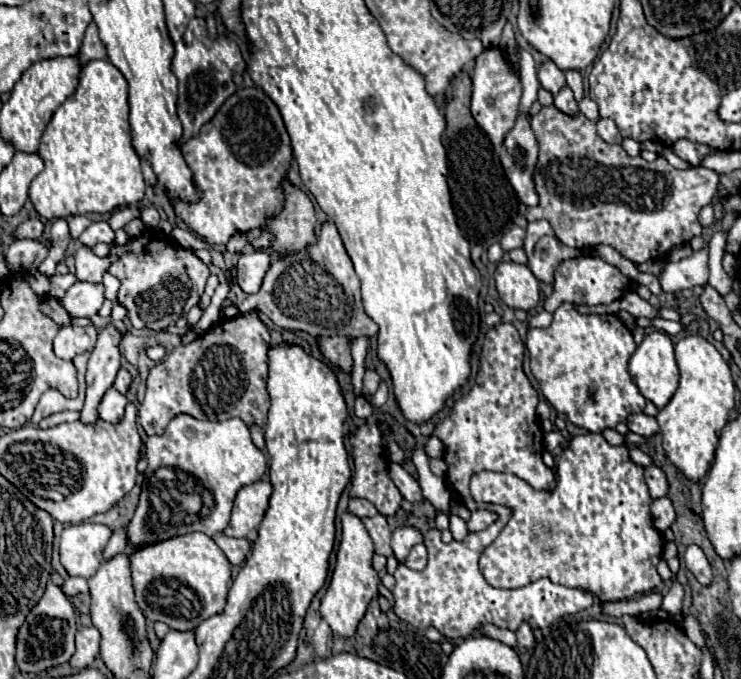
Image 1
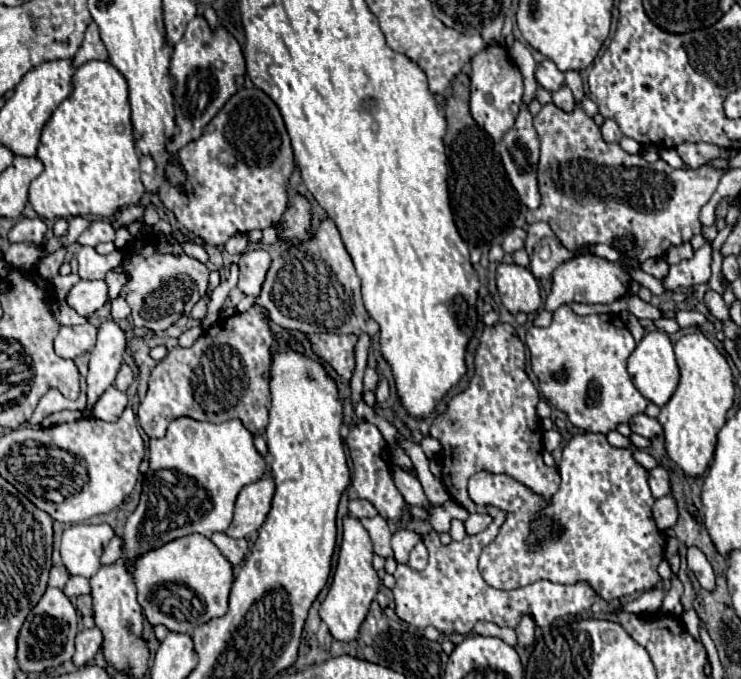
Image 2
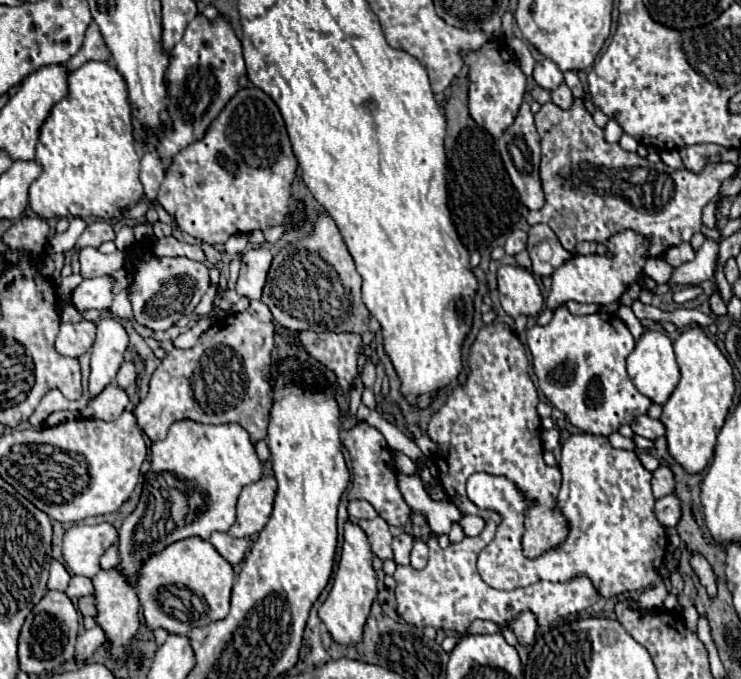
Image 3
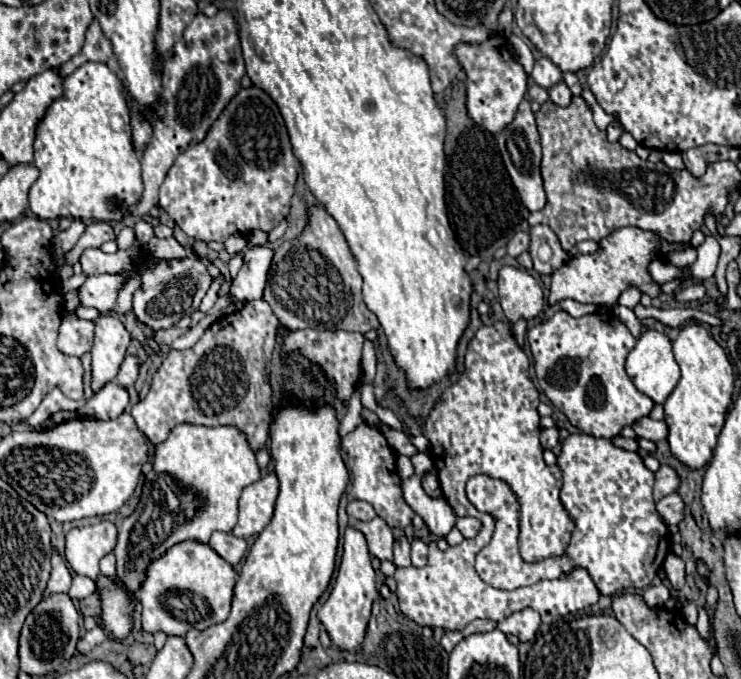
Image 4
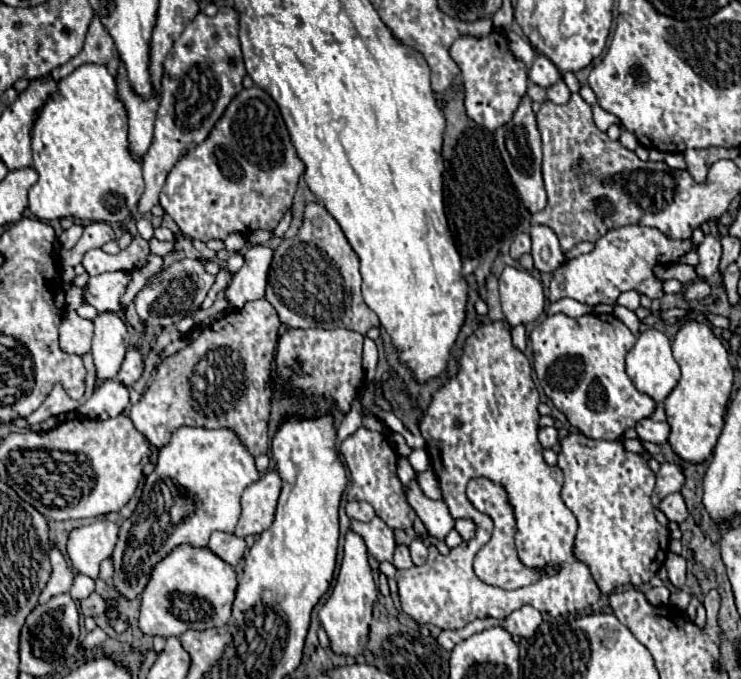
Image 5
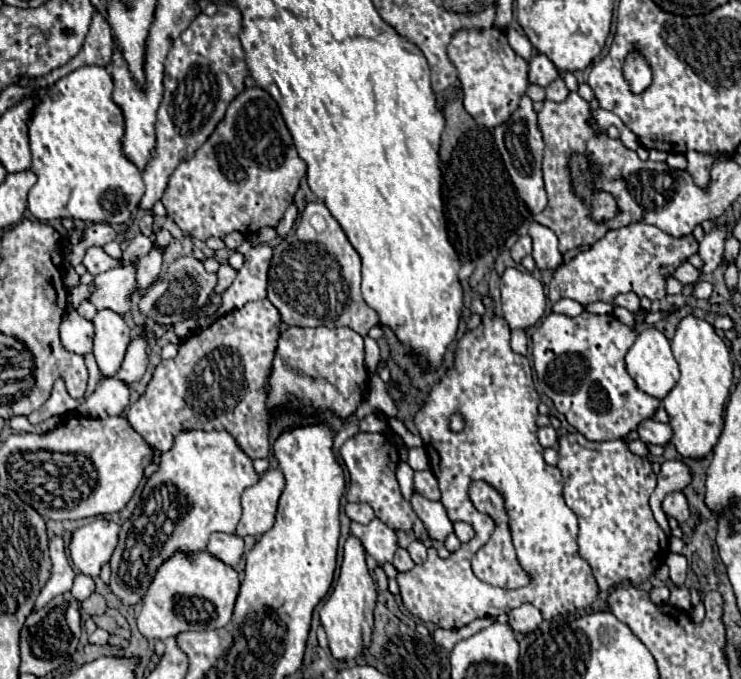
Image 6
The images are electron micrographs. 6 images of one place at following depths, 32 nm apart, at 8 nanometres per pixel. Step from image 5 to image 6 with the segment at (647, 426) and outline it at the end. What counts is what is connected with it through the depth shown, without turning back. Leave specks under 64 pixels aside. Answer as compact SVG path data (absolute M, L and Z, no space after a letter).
M656 420L640 422L638 434L640 434L640 440L646 442L646 444L666 446L668 442L672 442L672 426L670 424L660 424Z

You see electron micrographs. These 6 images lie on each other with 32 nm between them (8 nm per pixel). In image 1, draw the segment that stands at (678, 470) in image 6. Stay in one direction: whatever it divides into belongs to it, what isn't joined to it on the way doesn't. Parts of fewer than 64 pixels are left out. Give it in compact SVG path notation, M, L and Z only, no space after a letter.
M650 466L650 468L644 468L646 472L646 484L650 488L650 496L652 498L662 498L668 494L668 480L666 480L666 474L662 468L658 466Z

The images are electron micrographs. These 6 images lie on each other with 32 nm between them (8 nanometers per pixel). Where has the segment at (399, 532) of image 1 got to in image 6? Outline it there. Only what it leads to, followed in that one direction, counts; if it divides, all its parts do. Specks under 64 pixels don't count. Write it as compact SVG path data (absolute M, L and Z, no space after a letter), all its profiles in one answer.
M404 548L396 550L396 556L394 556L394 562L392 564L396 566L398 572L410 572L414 568L414 562L412 562L412 558L408 556L408 552Z

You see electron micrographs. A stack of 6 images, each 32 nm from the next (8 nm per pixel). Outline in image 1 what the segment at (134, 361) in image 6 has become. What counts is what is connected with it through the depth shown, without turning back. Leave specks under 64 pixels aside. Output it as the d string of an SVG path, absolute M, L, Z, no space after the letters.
M120 368L120 370L118 370L118 376L116 376L116 380L114 380L114 388L116 388L118 392L126 394L126 390L128 390L130 382L132 382L132 376L130 376L130 372L128 372L126 368Z

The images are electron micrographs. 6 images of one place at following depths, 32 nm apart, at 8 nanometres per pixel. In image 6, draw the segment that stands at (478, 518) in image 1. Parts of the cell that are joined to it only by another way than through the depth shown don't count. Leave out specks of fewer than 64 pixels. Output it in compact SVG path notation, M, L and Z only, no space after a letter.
M456 522L456 524L454 524L454 532L456 532L456 536L458 536L460 542L468 542L468 540L474 536L472 526L468 526L466 522Z

